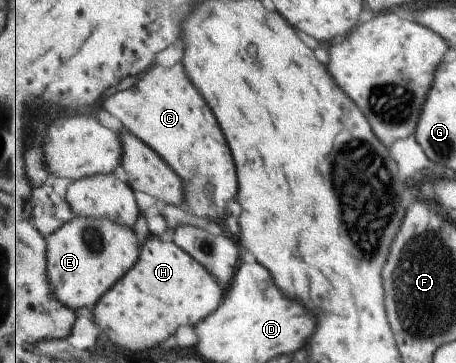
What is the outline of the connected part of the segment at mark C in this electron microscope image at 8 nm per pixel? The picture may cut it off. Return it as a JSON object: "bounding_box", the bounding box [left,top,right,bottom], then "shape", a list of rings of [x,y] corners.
{"bounding_box":[102,63,237,223],"shape":[[[181,63],[169,67],[155,65],[139,83],[128,90],[118,89],[114,95],[103,99],[102,105],[110,116],[117,117],[125,129],[151,146],[180,175],[186,194],[182,203],[184,210],[219,223],[219,219],[227,213],[229,203],[237,195],[237,167],[215,113],[185,75],[185,67]]]}

